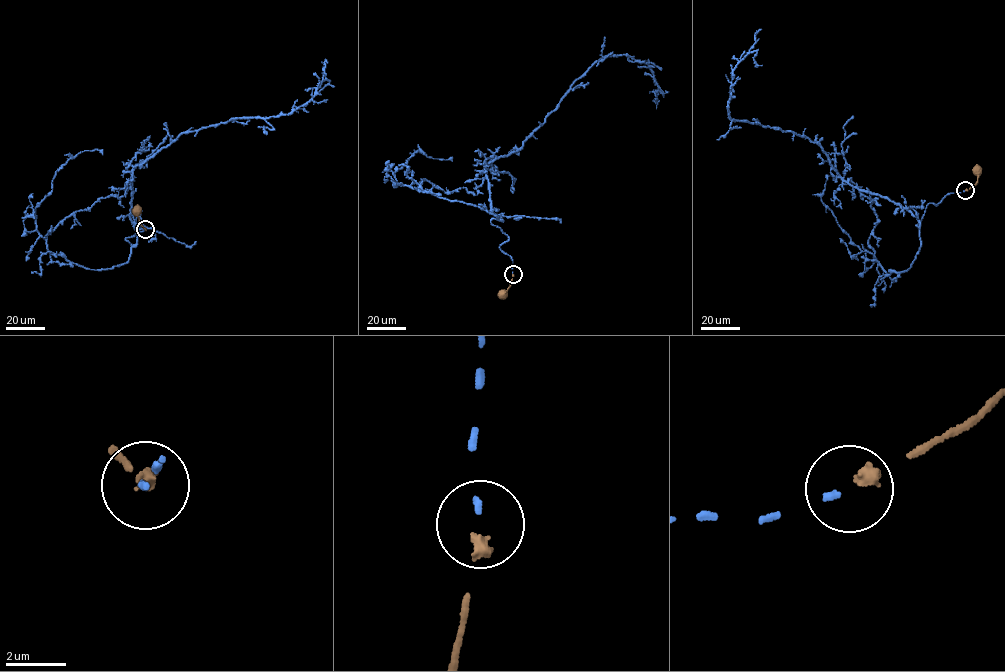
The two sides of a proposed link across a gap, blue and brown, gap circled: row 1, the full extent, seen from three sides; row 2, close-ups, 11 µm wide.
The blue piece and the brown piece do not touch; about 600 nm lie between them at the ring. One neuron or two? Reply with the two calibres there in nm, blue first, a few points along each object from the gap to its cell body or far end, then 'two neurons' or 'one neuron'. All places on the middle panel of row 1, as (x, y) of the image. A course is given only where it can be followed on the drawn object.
170 nm thick on the blue side, 380 nm on the other; blue runs (513, 273), (485, 165), (518, 150), (604, 57), (646, 63), (656, 96); brown runs (512, 274), (510, 285), (503, 294); one neuron

